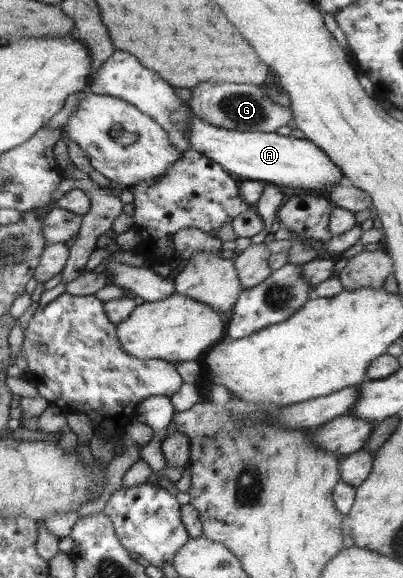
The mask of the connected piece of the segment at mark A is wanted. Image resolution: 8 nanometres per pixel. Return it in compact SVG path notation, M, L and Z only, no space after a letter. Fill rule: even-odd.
M192 113L189 116L187 141L189 148L222 165L224 170L239 180L255 180L272 183L279 187L294 188L326 195L328 184L346 182L341 170L330 157L310 139L280 136L274 132L238 132L213 126L206 119Z

